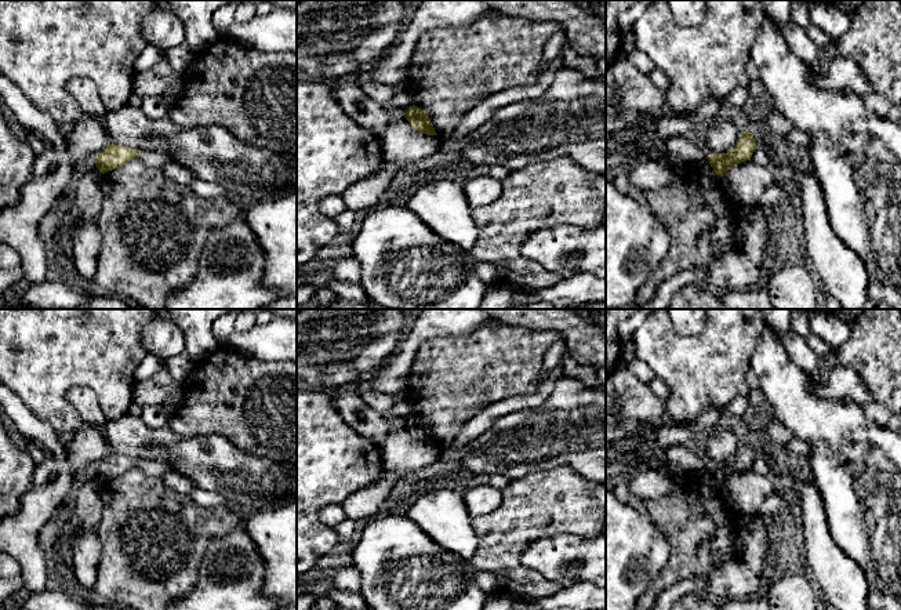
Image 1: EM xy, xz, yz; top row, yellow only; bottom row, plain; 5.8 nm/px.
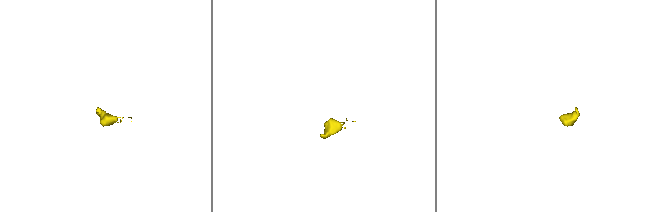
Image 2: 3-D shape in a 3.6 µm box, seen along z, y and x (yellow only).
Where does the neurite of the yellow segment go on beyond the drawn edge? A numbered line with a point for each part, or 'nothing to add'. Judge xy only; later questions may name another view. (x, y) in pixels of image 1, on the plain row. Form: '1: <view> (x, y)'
1: xy (157, 469)

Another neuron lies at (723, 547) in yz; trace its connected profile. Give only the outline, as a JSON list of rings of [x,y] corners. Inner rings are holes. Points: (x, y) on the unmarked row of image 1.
[[[709,469],[702,473],[705,484],[705,506],[717,526],[717,534],[712,545],[713,555],[717,562],[724,562],[731,555],[737,553],[737,531],[730,527],[729,515],[726,512],[726,501],[715,493],[722,489],[709,473]]]

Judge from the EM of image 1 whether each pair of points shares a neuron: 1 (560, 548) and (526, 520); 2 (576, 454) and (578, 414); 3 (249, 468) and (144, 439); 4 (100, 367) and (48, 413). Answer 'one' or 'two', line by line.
1: two
2: one
3: one
4: one

